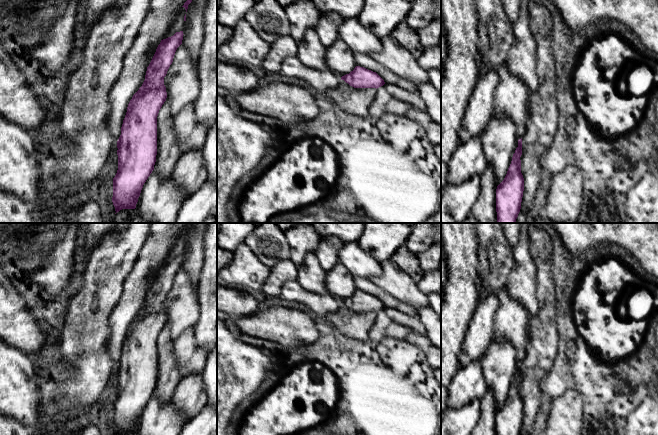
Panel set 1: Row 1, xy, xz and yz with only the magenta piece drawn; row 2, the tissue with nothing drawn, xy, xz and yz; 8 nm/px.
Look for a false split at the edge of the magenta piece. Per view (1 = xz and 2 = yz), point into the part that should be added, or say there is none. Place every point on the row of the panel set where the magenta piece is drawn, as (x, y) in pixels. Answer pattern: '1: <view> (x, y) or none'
1: none
2: none

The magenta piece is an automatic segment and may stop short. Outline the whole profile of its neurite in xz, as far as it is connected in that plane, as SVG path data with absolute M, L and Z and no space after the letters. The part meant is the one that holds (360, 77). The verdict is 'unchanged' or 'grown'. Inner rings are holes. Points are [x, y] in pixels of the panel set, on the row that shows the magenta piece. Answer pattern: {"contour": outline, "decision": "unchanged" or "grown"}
{"contour": "M356 66L353 71L341 77L354 88L379 88L385 84L384 80L376 73L364 67Z", "decision": "unchanged"}

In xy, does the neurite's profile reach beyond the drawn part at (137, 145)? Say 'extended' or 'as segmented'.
as segmented

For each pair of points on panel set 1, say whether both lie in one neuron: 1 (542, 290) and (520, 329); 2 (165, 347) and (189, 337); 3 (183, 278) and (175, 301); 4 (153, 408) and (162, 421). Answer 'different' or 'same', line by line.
1: different
2: different
3: same
4: same

